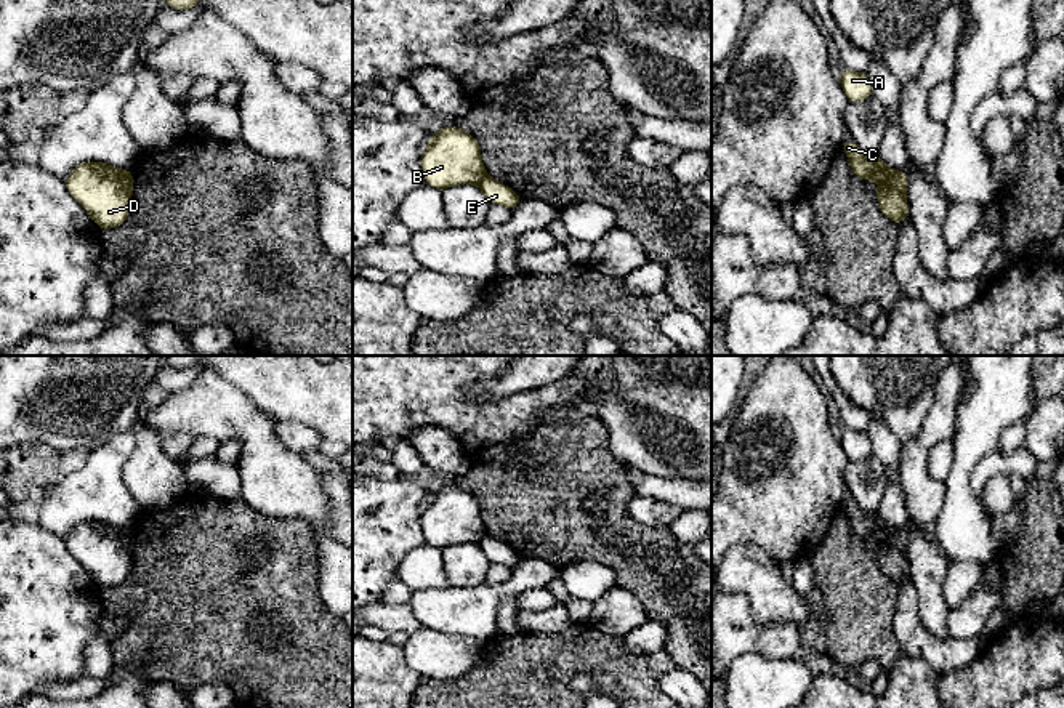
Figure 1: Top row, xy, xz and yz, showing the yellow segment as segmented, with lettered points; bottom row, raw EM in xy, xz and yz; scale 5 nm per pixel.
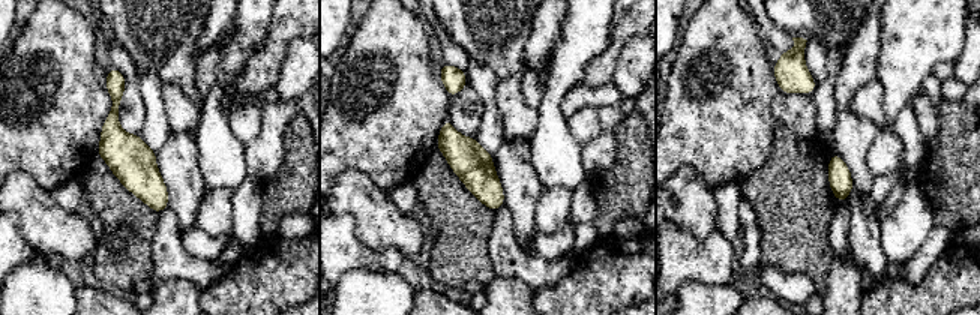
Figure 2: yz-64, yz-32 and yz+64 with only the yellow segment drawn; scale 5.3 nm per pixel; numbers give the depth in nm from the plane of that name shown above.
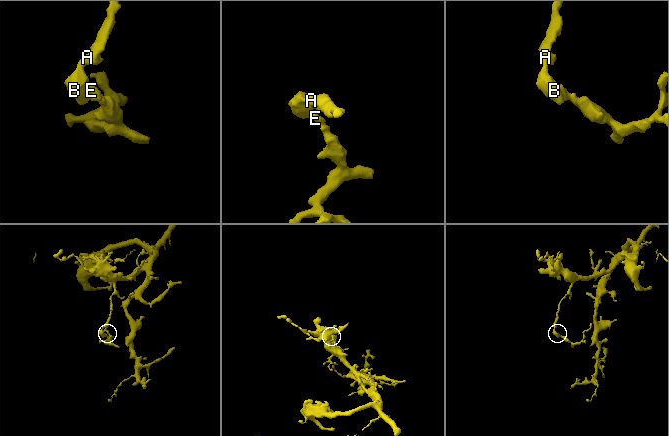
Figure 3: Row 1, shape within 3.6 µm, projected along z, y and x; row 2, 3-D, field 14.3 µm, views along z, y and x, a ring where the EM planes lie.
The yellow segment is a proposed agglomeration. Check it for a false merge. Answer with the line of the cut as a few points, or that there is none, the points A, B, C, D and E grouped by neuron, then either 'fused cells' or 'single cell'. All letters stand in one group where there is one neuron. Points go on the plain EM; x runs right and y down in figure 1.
cut yz (891, 529), (891, 543), (902, 555); groups A B C D / E; fused cells

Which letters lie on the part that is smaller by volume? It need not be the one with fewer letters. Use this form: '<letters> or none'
E

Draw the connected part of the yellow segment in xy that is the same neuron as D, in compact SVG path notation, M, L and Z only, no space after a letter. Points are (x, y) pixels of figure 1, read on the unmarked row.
M88 519L64 538L71 554L99 588L119 586L131 570L131 554L122 543L122 530L114 524Z

